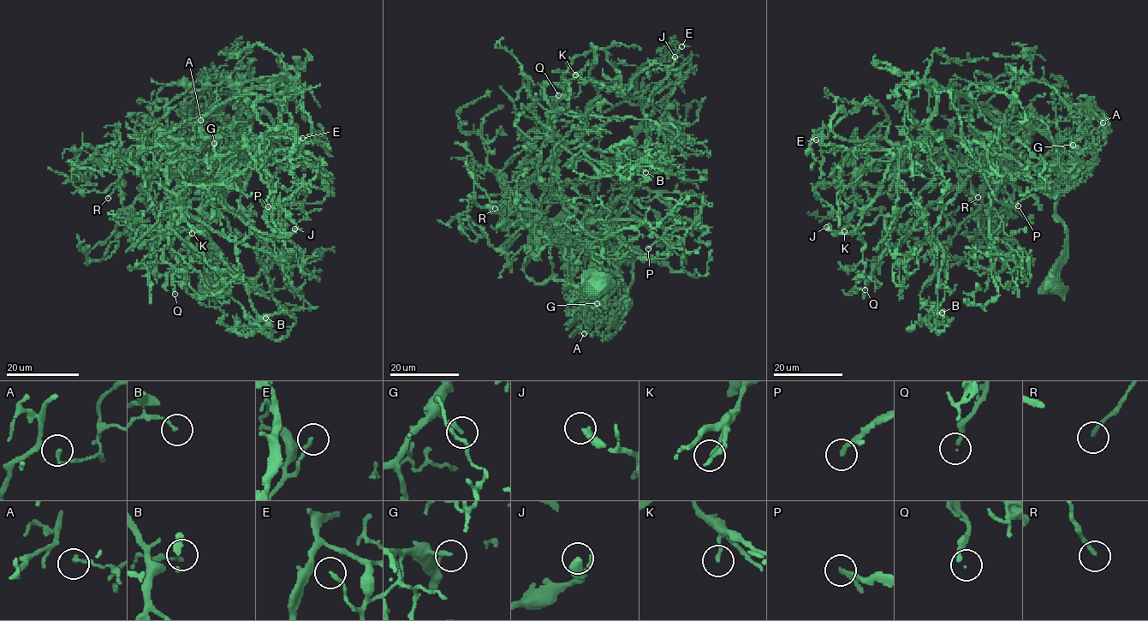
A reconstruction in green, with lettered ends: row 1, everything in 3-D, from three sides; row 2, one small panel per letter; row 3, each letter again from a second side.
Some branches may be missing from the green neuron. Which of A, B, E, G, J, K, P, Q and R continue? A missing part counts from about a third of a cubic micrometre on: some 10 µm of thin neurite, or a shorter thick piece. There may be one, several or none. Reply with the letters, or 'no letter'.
J, P, R

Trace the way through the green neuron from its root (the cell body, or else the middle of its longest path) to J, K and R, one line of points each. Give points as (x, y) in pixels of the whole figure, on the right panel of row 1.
J: (1055, 284), (1067, 229), (1049, 134), (1031, 118), (1002, 129), (952, 91), (859, 225), (826, 227)
K: (1055, 284), (1067, 229), (1045, 159), (1053, 141), (1031, 118), (908, 151), (889, 178), (853, 188), (844, 231)
R: (1055, 284), (1067, 229), (1055, 215), (1045, 159), (1053, 141), (1032, 119), (970, 145), (963, 163), (978, 197)

